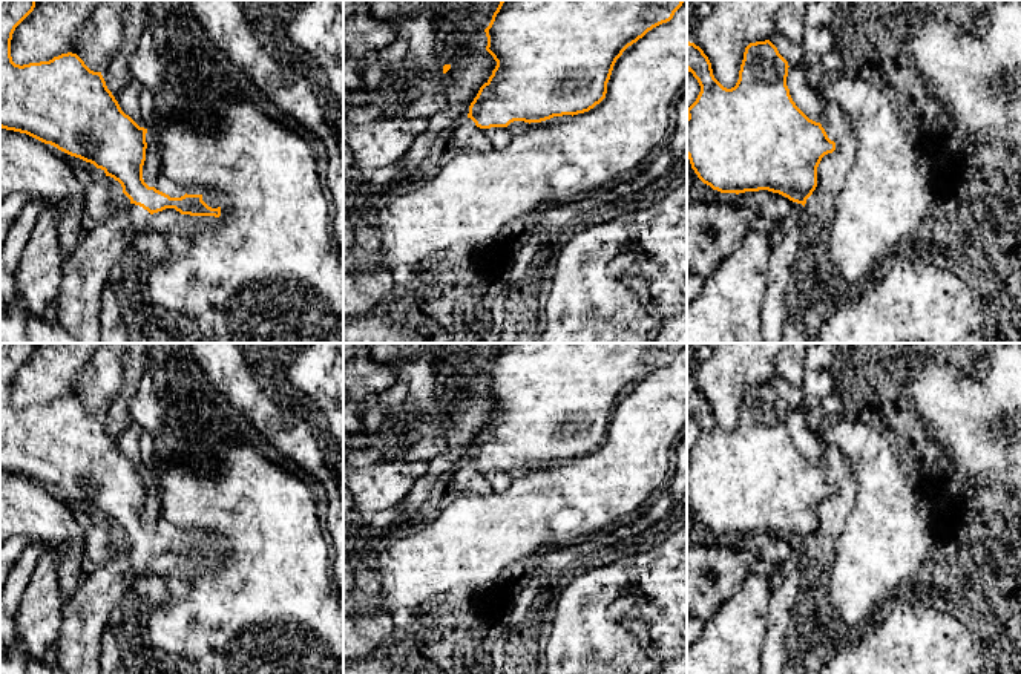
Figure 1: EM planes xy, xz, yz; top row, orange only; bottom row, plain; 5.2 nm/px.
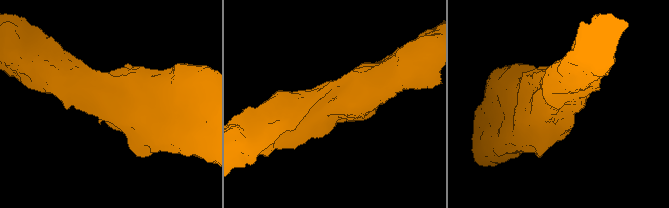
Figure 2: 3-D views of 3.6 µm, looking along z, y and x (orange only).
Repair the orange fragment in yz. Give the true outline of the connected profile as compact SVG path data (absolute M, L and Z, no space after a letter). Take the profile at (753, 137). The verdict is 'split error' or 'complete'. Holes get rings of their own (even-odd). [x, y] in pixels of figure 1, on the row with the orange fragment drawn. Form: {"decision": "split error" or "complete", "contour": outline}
{"decision": "complete", "contour": "M687 41L687 70L701 86L696 101L687 109L687 156L698 178L721 193L745 193L768 190L805 207L817 187L817 167L822 158L836 150L820 123L809 119L793 101L786 86L788 61L770 41L750 43L745 47L734 87L724 87L713 75L711 63L704 51Z"}

